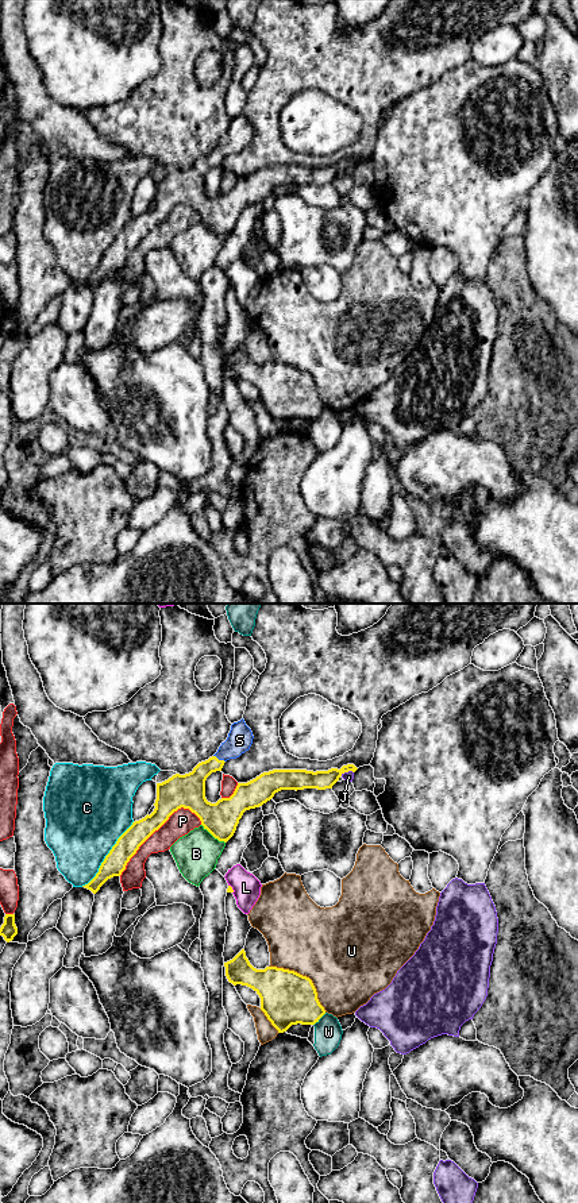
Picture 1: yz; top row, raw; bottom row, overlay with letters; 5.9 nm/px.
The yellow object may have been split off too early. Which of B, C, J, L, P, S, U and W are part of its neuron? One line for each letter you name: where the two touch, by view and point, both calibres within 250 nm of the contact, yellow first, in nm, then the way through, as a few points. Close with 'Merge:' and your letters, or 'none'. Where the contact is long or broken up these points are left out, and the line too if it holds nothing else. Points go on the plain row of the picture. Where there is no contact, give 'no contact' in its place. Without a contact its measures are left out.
S: meets yellow in yz at (218, 154); 190 nm thick on the yellow side, 150 nm on the other; runs through yz (189, 185), (195, 176), (218, 154), (239, 135)
Merge: S

